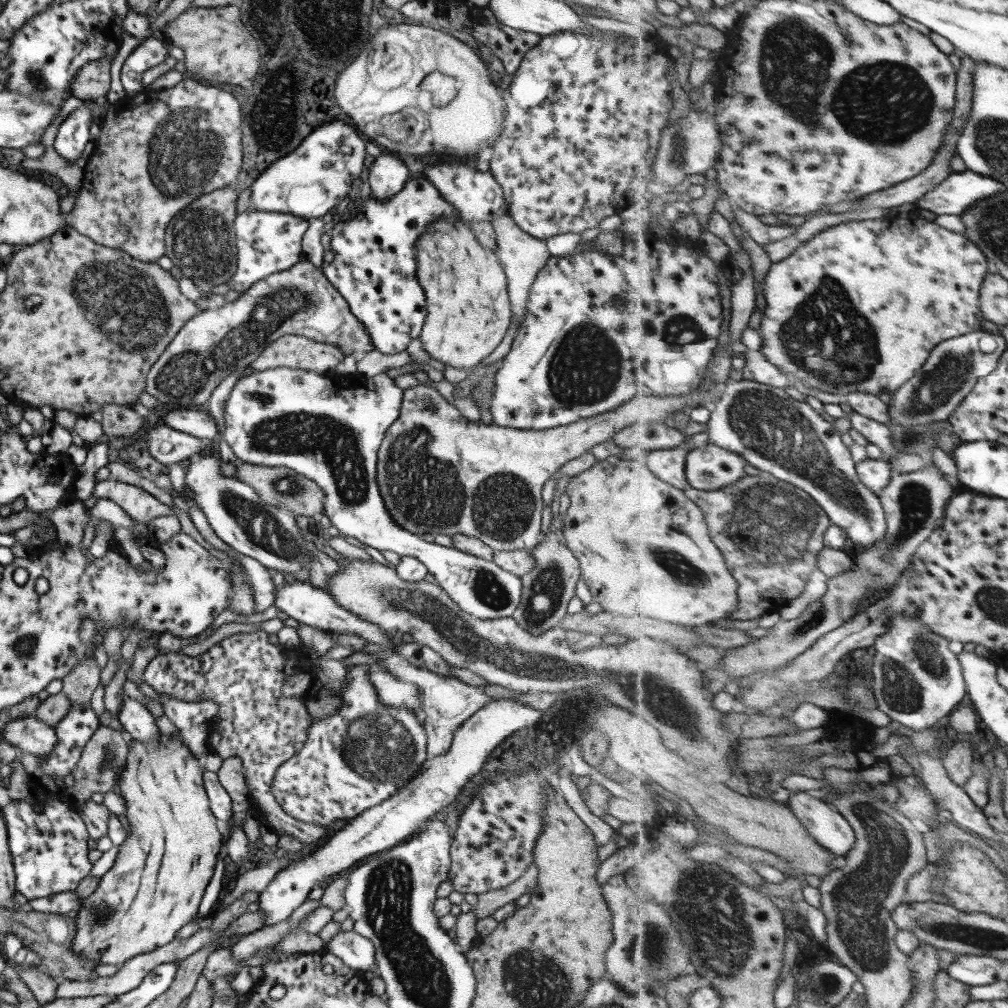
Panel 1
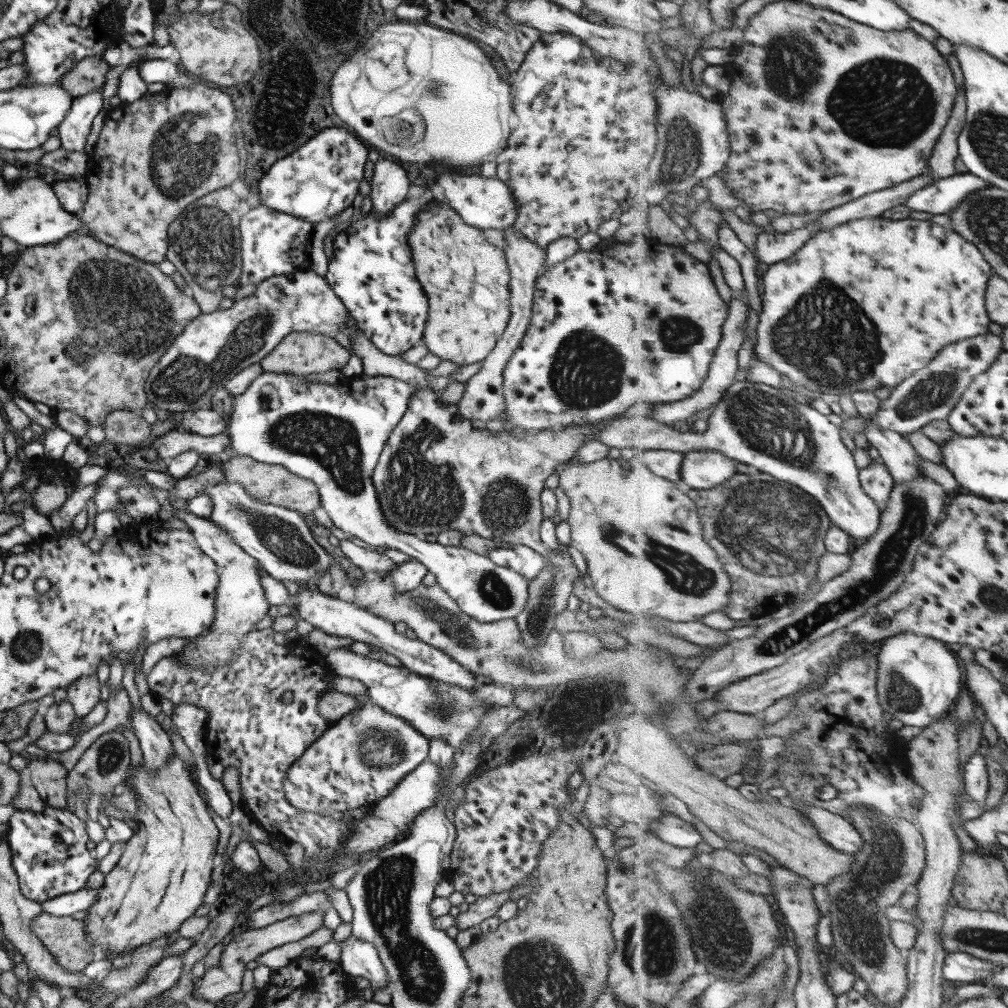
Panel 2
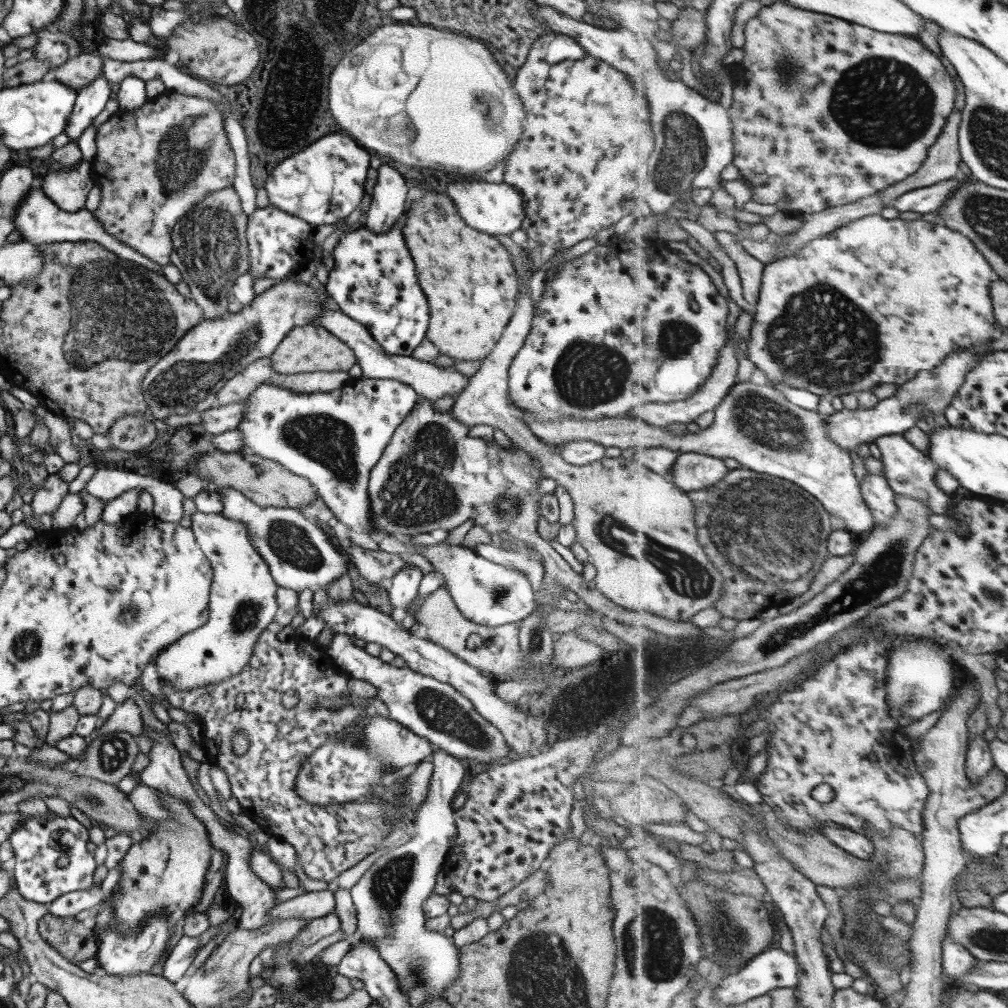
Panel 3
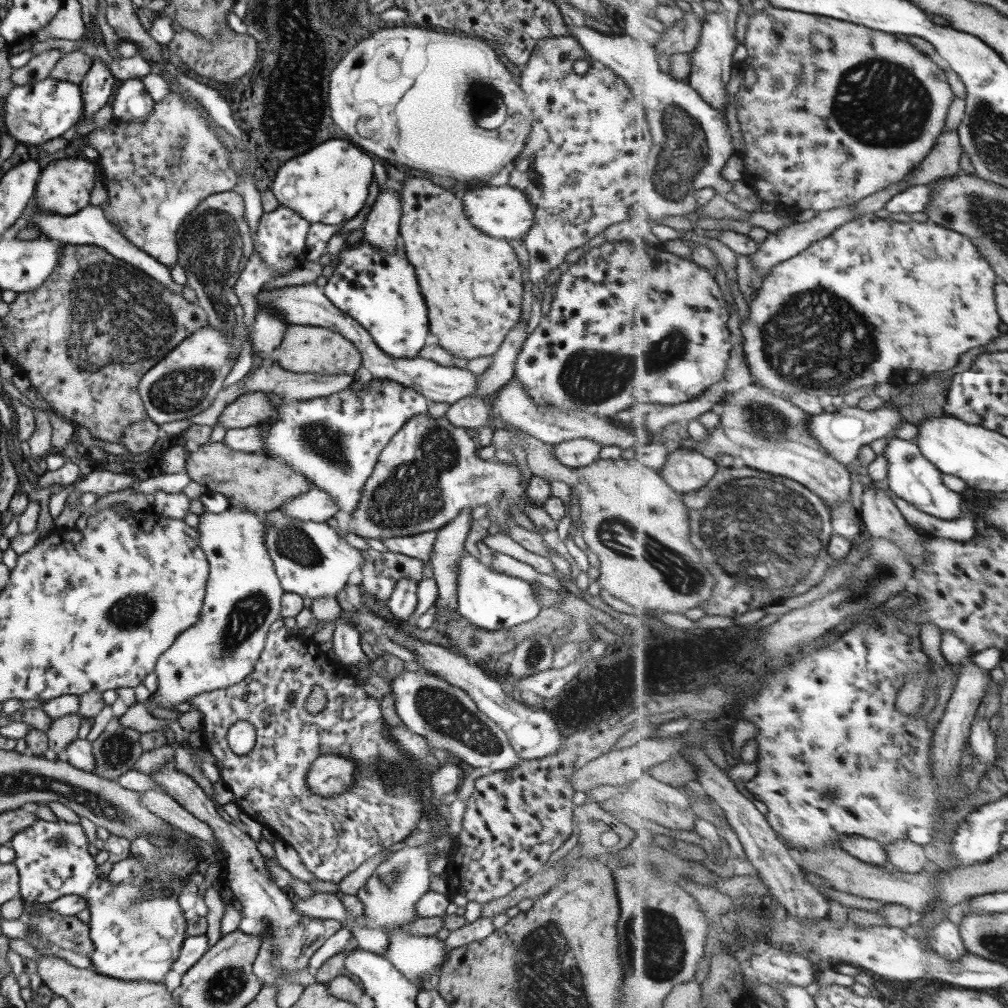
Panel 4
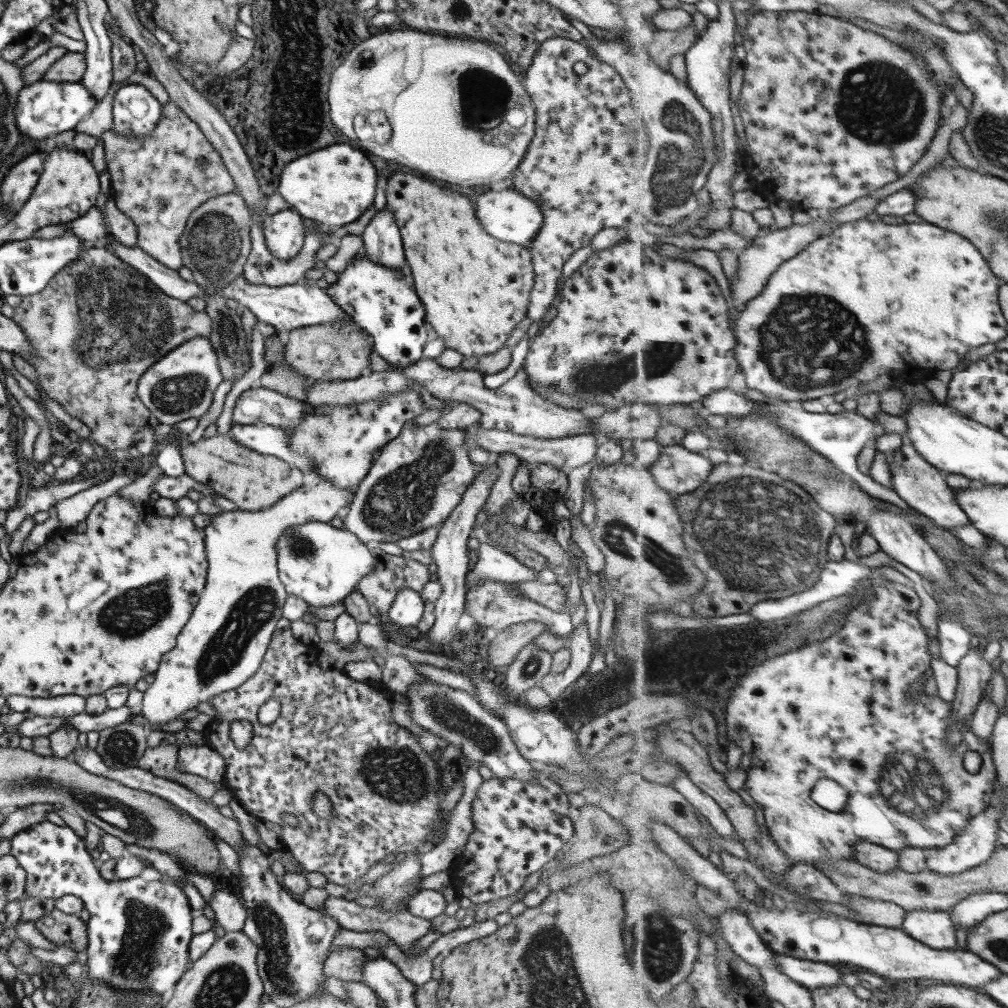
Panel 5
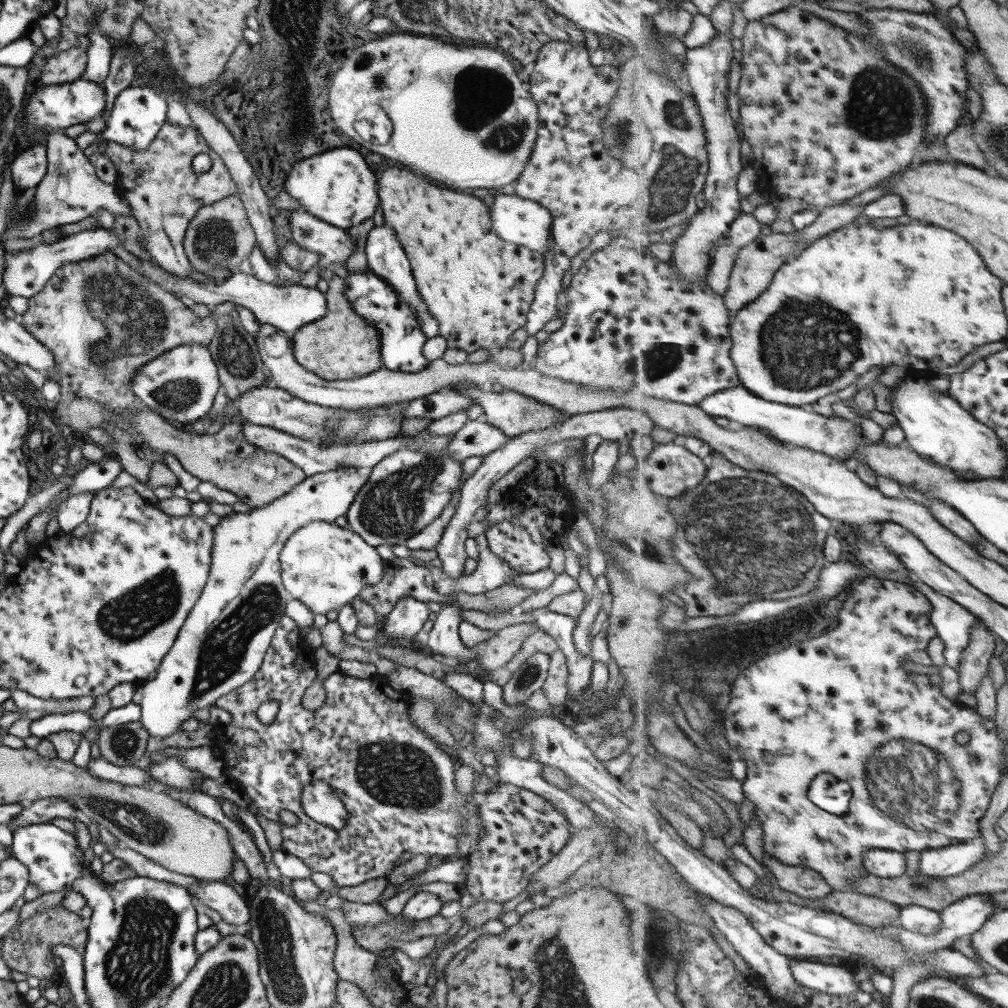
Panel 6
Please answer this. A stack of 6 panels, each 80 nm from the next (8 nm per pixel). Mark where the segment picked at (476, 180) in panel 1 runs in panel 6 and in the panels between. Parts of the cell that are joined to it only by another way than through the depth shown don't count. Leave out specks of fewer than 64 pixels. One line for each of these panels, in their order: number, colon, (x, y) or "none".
2: (485, 203)
3: (494, 208)
4: (503, 212)
5: (506, 214)
6: (518, 221)

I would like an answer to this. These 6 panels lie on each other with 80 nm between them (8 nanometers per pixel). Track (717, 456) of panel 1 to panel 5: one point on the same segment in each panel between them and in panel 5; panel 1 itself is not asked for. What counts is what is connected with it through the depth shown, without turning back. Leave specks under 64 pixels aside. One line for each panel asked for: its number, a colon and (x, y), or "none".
2: (703, 470)
3: (693, 471)
4: (687, 470)
5: (679, 470)

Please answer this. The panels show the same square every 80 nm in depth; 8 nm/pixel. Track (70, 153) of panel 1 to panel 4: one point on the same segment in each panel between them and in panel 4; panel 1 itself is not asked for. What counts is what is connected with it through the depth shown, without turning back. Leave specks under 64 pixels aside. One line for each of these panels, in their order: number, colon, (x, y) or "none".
2: (72, 131)
3: (89, 101)
4: (96, 87)

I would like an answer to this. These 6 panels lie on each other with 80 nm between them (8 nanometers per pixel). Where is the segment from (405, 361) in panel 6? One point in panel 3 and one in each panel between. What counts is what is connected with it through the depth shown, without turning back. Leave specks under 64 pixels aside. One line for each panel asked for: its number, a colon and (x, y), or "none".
3: (373, 281)
4: (380, 292)
5: (379, 299)

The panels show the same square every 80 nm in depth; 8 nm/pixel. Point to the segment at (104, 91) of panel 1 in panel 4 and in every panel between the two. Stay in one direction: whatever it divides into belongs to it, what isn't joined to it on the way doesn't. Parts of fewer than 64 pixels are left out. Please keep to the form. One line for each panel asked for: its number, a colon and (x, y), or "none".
2: (88, 75)
3: (77, 72)
4: (71, 67)

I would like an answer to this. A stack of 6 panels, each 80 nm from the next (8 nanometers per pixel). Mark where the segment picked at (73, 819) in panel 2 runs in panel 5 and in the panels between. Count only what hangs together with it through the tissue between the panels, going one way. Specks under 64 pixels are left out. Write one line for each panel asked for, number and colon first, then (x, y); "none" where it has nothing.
3: (50, 859)
4: (133, 939)
5: (138, 933)

